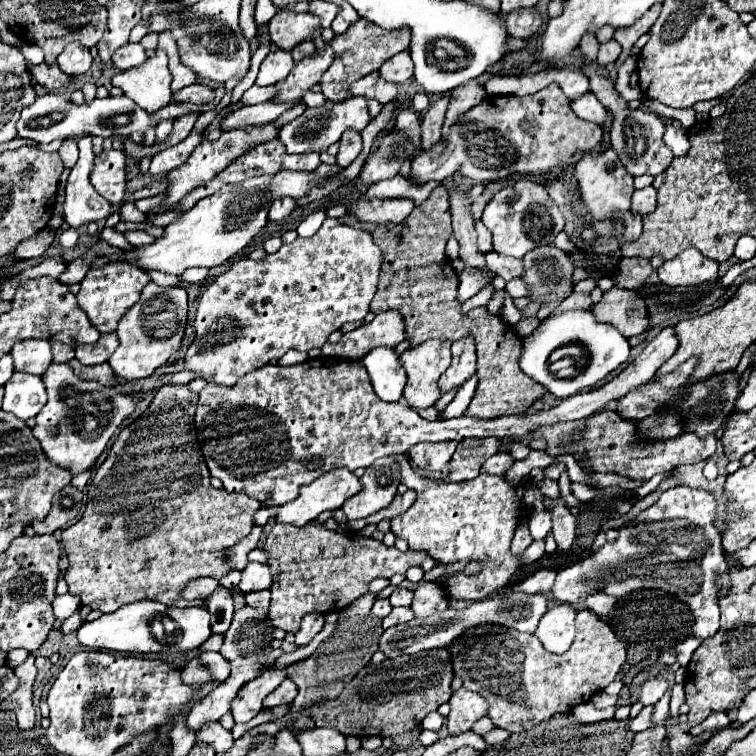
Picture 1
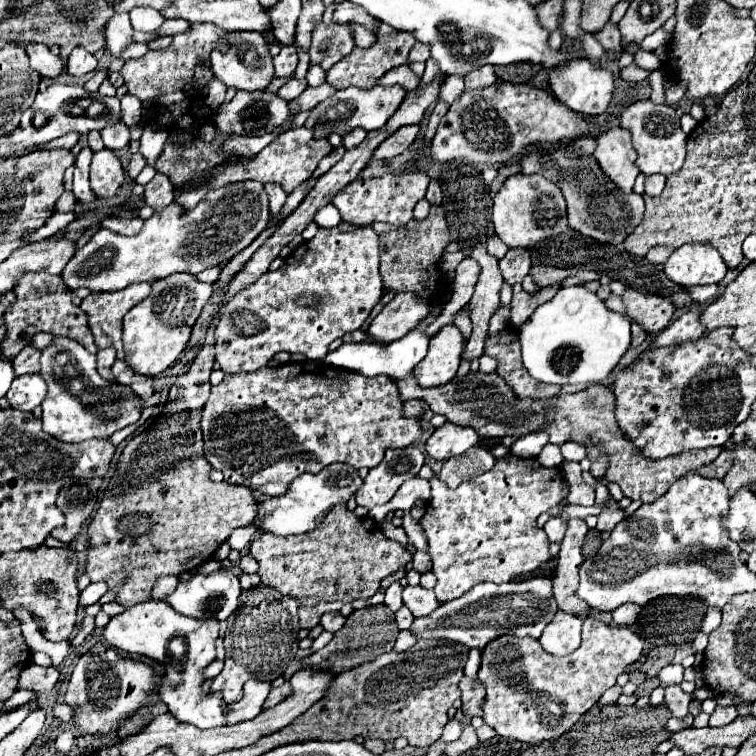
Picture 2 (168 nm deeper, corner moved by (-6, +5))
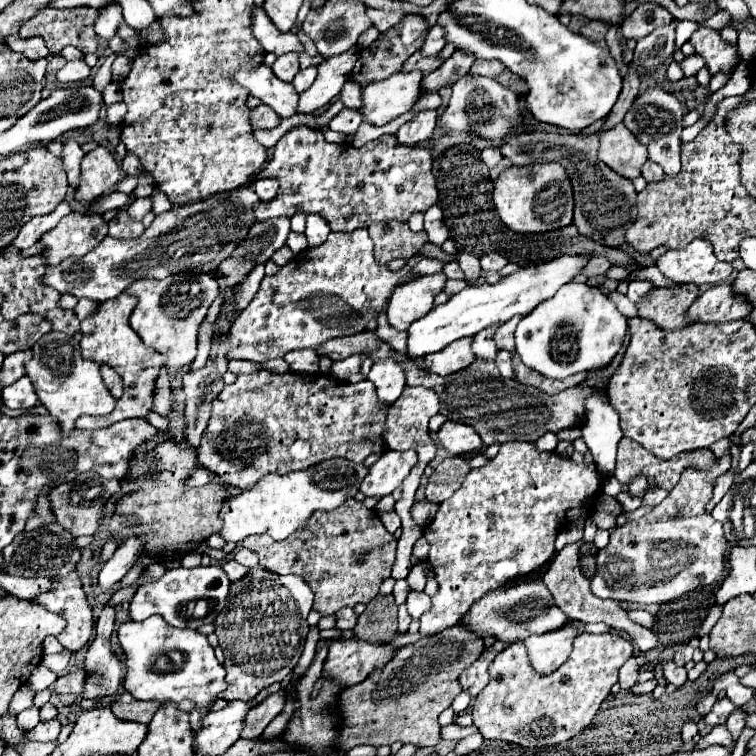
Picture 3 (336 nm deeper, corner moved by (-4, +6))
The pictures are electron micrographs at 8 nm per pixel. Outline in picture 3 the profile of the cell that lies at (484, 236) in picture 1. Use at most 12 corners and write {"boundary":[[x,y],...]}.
{"boundary":[[494,251],[480,259],[484,271],[500,271],[508,259]]}

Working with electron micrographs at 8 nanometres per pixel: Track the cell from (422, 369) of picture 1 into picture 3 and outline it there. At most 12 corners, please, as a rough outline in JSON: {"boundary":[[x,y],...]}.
{"boundary":[[472,337],[424,357],[426,371],[444,377],[474,361]]}

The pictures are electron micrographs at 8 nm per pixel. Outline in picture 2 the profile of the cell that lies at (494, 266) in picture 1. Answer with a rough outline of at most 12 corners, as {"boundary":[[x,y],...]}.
{"boundary":[[534,266],[530,276],[538,286],[550,286],[575,274],[574,268]]}

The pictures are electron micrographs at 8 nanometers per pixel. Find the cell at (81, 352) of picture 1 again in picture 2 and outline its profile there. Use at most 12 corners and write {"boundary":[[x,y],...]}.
{"boundary":[[116,350],[98,352],[98,372],[110,382]]}

